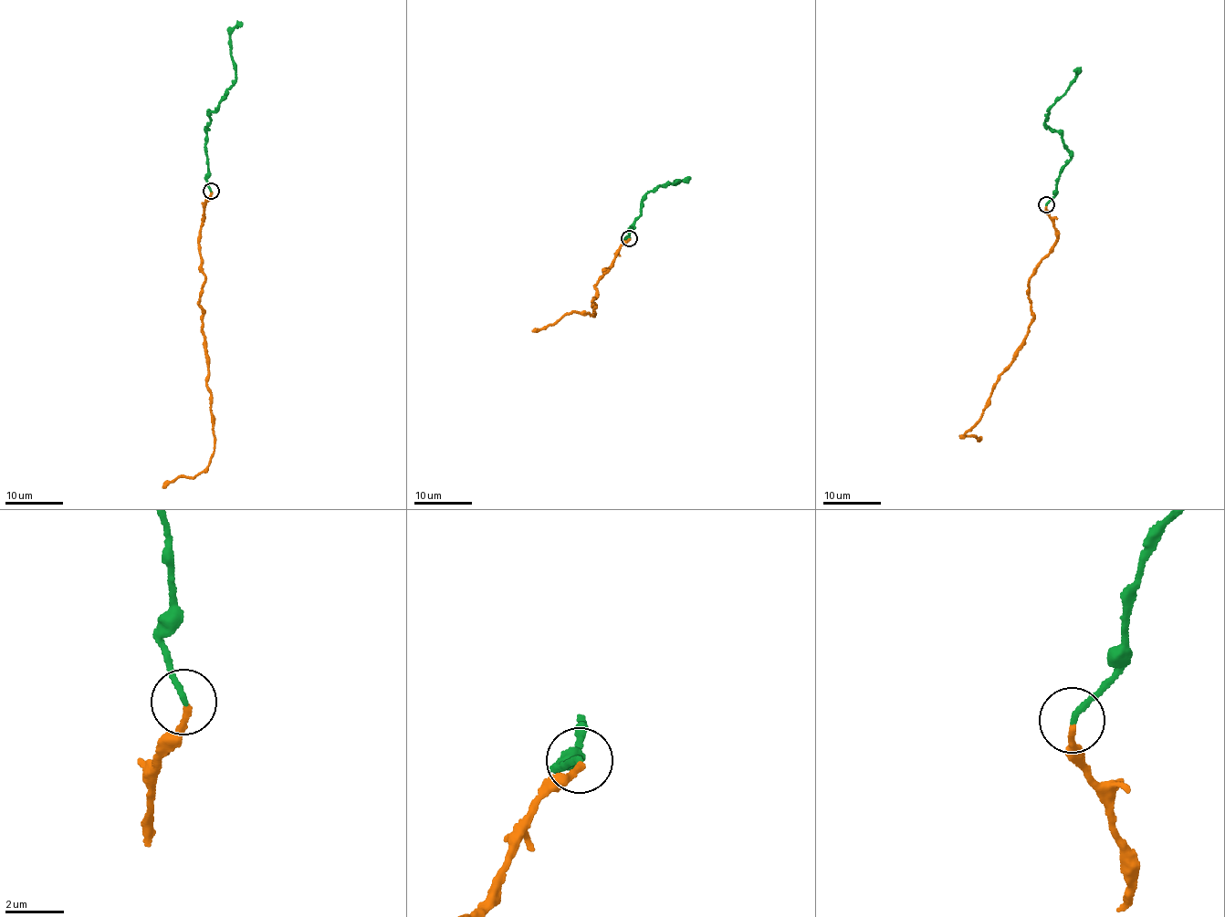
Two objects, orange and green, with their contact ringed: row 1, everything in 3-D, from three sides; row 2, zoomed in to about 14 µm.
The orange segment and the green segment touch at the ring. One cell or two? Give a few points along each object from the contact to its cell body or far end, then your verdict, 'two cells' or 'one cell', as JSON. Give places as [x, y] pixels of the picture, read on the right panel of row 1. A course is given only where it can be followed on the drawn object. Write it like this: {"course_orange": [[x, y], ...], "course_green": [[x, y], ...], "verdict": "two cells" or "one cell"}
{"course_orange": [[1045, 205], [1058, 242], [1029, 280], [1034, 320], [1025, 344], [989, 405], [960, 435], [978, 441]], "course_green": [[1045, 205], [1070, 150], [1045, 119], [1077, 69]], "verdict": "one cell"}

